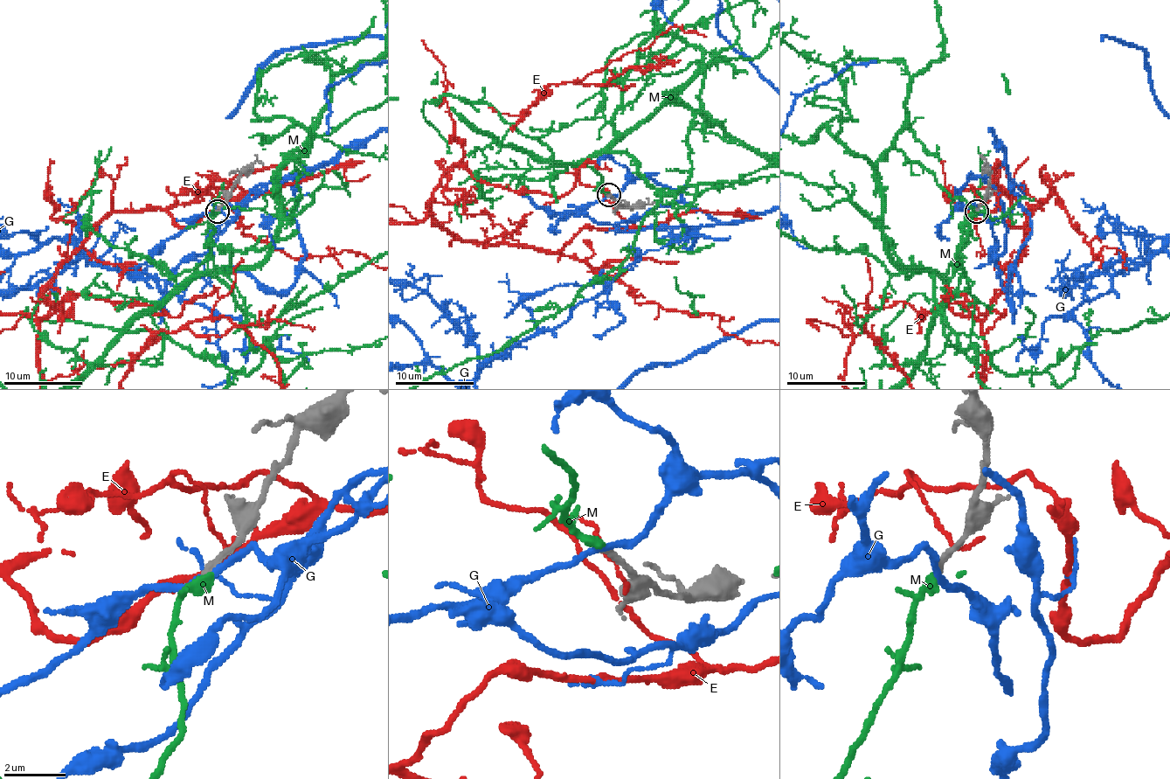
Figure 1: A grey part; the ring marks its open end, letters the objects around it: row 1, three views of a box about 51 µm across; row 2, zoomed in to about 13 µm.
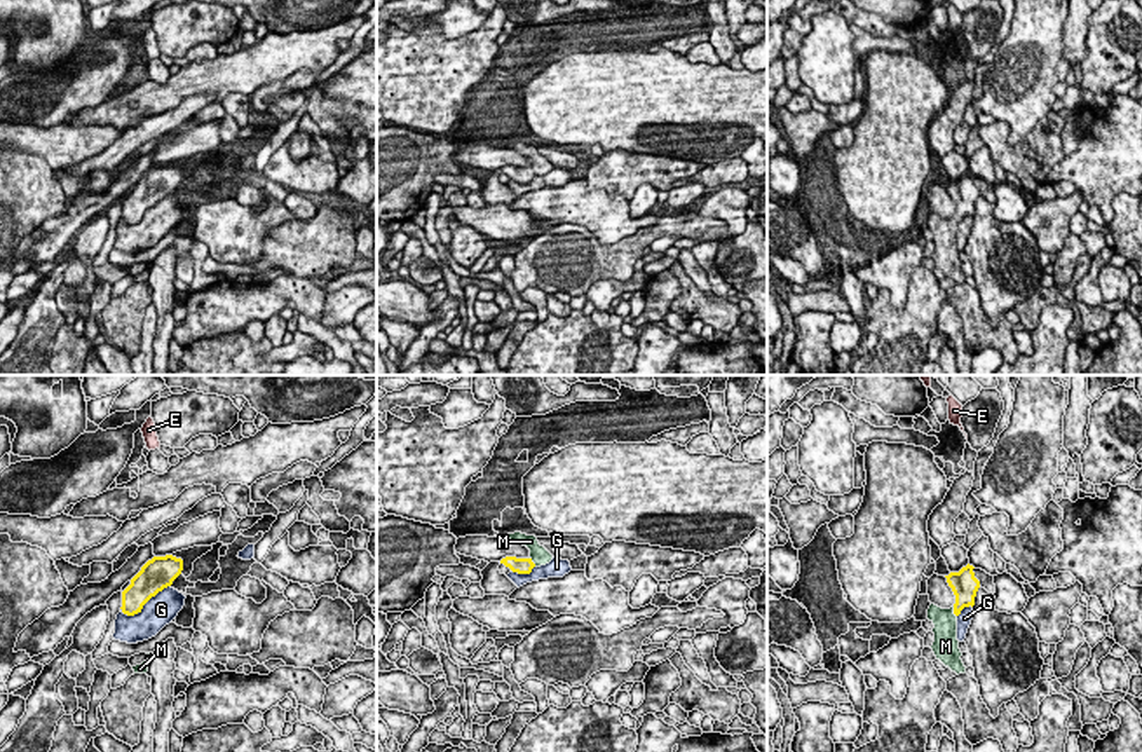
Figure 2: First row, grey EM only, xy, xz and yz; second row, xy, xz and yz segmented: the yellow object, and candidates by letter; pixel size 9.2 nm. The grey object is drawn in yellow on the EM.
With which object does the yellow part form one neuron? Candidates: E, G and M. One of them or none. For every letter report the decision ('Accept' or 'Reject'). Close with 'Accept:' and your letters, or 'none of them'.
E: Reject
G: Reject
M: Accept
Accept: M

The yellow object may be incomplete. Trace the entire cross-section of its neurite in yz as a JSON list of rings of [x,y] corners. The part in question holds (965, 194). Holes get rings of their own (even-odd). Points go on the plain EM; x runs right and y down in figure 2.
[[[968,173],[959,181],[950,181],[945,185],[955,204],[955,213],[950,218],[941,218],[935,213],[931,213],[928,218],[928,229],[935,234],[935,251],[931,258],[936,269],[940,269],[957,284],[966,283],[957,250],[957,225],[964,216],[975,215],[975,206],[980,197],[980,190],[975,187],[973,178],[975,176]]]

